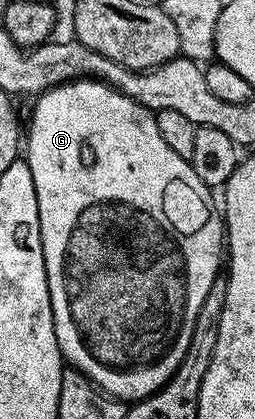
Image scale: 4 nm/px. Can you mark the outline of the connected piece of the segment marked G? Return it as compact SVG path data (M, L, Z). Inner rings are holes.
M85 78L60 84L57 88L41 92L33 104L36 105L32 108L32 121L26 124L26 159L30 174L34 174L34 190L38 194L44 265L60 354L71 367L89 376L102 391L109 392L116 399L125 402L143 400L146 396L154 395L178 370L182 354L186 354L186 346L190 346L198 310L202 310L202 302L206 302L206 294L214 278L221 275L226 229L217 197L215 200L212 197L215 196L213 189L205 186L202 178L194 174L191 163L166 146L158 130L156 113L134 102L134 98L122 94L118 89L111 88L103 80Z

